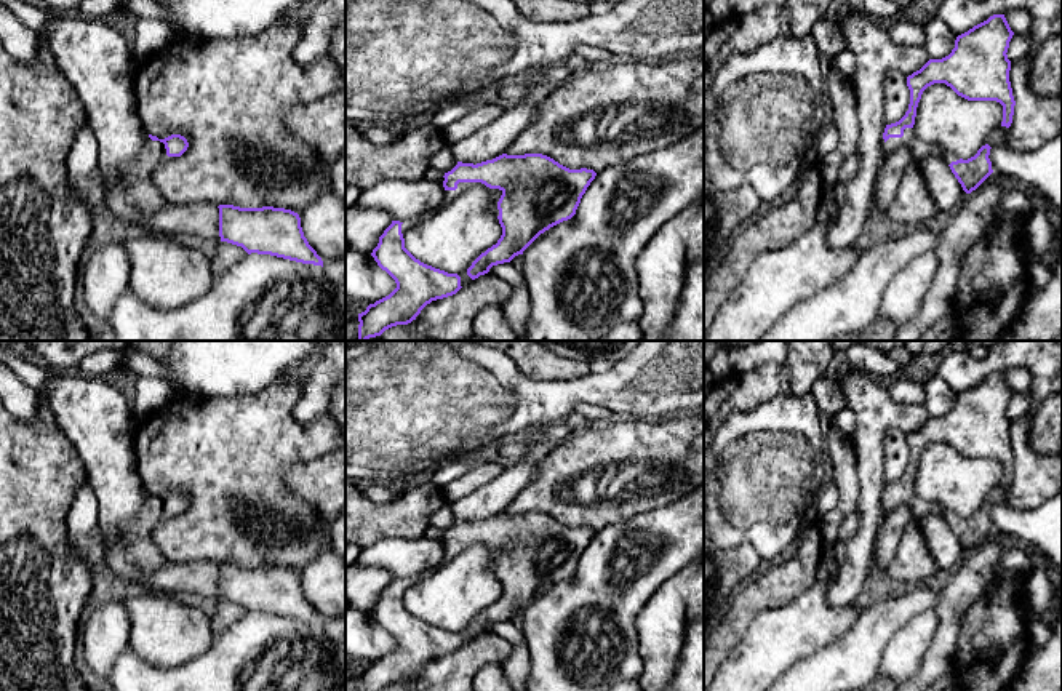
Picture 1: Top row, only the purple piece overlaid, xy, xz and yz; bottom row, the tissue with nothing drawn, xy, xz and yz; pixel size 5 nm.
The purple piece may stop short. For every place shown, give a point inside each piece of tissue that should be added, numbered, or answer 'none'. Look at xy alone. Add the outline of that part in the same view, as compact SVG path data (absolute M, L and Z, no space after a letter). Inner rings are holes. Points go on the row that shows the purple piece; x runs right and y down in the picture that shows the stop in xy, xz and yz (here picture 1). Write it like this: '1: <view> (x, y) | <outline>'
1: xy (154, 154) | M149 138L144 150L126 165L125 179L130 182L136 179L152 179L152 173L170 158L173 157L166 155L165 144Z

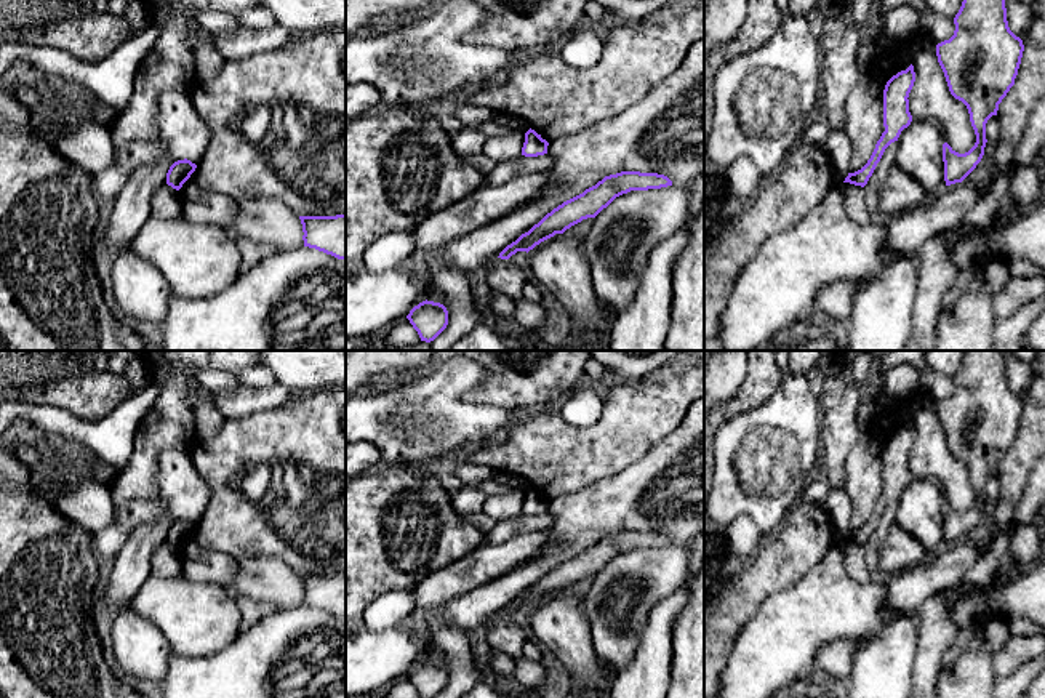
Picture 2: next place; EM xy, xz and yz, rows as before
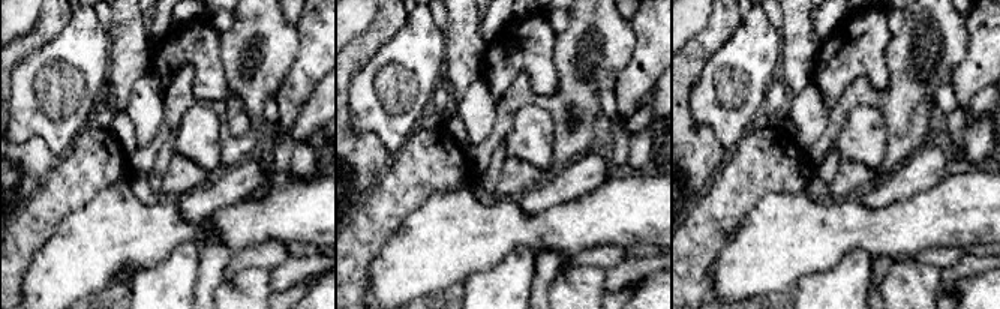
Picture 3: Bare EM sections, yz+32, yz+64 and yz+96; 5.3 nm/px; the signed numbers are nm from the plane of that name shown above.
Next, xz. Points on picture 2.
none

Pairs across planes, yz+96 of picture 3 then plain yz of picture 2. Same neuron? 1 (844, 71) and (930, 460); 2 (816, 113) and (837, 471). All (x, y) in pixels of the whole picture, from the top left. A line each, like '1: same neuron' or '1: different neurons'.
1: same neuron
2: different neurons

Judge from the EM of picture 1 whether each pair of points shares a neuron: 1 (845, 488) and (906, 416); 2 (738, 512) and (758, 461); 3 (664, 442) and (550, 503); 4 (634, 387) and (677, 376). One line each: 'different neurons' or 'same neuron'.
1: different neurons
2: same neuron
3: same neuron
4: same neuron

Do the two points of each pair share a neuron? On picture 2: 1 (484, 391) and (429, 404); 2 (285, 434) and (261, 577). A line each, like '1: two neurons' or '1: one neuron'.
1: two neurons
2: two neurons

